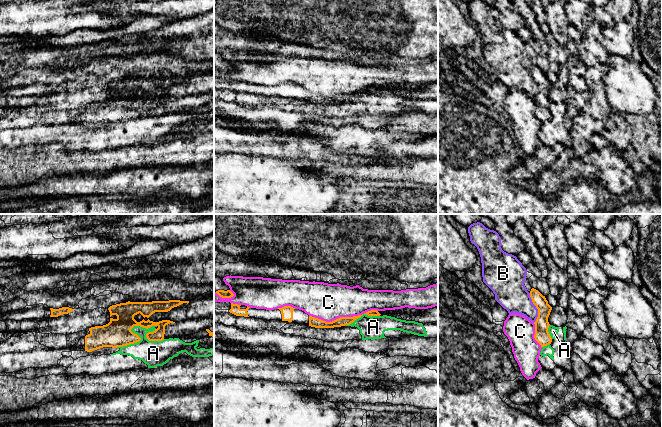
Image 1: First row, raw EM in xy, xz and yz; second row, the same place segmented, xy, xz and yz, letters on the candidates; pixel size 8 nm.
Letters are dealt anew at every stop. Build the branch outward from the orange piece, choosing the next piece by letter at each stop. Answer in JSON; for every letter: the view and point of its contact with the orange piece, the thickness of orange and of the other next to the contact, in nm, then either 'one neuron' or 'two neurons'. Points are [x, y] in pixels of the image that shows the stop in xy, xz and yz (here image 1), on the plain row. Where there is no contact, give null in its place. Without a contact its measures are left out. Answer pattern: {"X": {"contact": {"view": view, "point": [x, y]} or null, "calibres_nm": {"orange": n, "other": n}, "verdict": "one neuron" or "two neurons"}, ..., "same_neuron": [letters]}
{"A": {"contact": {"view": "xy", "point": [136, 110]}, "calibres_nm": {"orange": 220, "other": 200}, "verdict": "two neurons"}, "B": {"contact": {"view": "yz", "point": [536, 83]}, "calibres_nm": {"orange": 120, "other": 260}, "verdict": "two neurons"}, "C": {"contact": {"view": "xz", "point": [343, 93]}, "calibres_nm": {"orange": 80, "other": 300}, "verdict": "two neurons"}, "same_neuron": []}

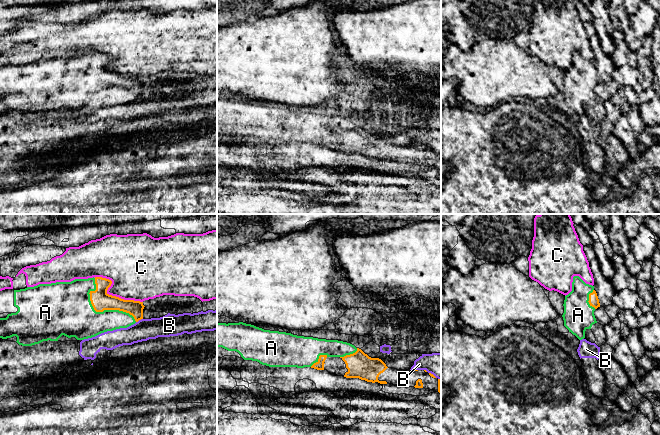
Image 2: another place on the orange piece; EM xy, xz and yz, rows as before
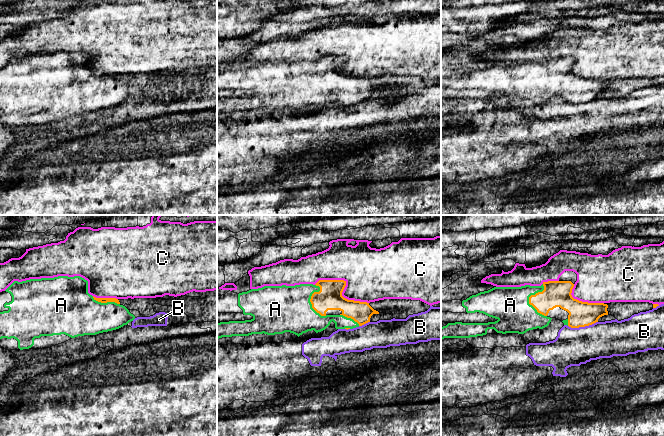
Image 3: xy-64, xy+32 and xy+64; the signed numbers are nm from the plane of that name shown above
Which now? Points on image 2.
{"A": {"contact": {"view": "xy", "point": [99, 87]}, "calibres_nm": {"orange": 160, "other": 380}, "verdict": "one neuron"}, "B": {"contact": {"view": "xy", "point": [139, 95]}, "calibres_nm": {"orange": 130, "other": 180}, "verdict": "two neurons"}, "C": {"contact": {"view": "xy", "point": [111, 71]}, "calibres_nm": {"orange": 160, "other": 400}, "verdict": "two neurons"}, "same_neuron": ["A"]}

